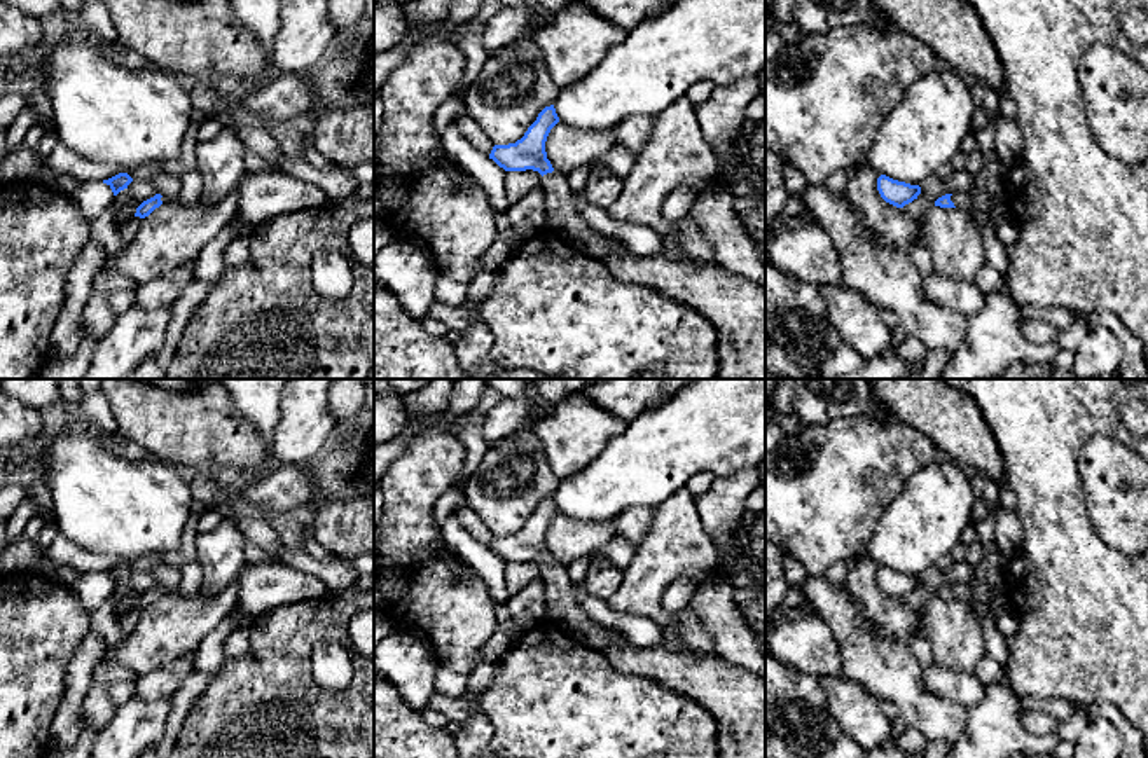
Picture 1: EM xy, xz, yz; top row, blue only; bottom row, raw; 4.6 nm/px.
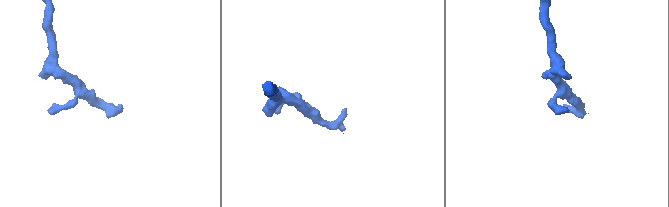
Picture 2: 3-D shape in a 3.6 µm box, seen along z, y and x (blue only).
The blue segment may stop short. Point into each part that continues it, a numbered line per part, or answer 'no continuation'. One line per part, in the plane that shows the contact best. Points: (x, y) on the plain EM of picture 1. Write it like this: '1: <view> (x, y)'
1: yz (996, 596)

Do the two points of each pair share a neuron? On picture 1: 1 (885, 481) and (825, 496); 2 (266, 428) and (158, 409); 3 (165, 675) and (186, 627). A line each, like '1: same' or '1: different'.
1: same
2: different
3: different

